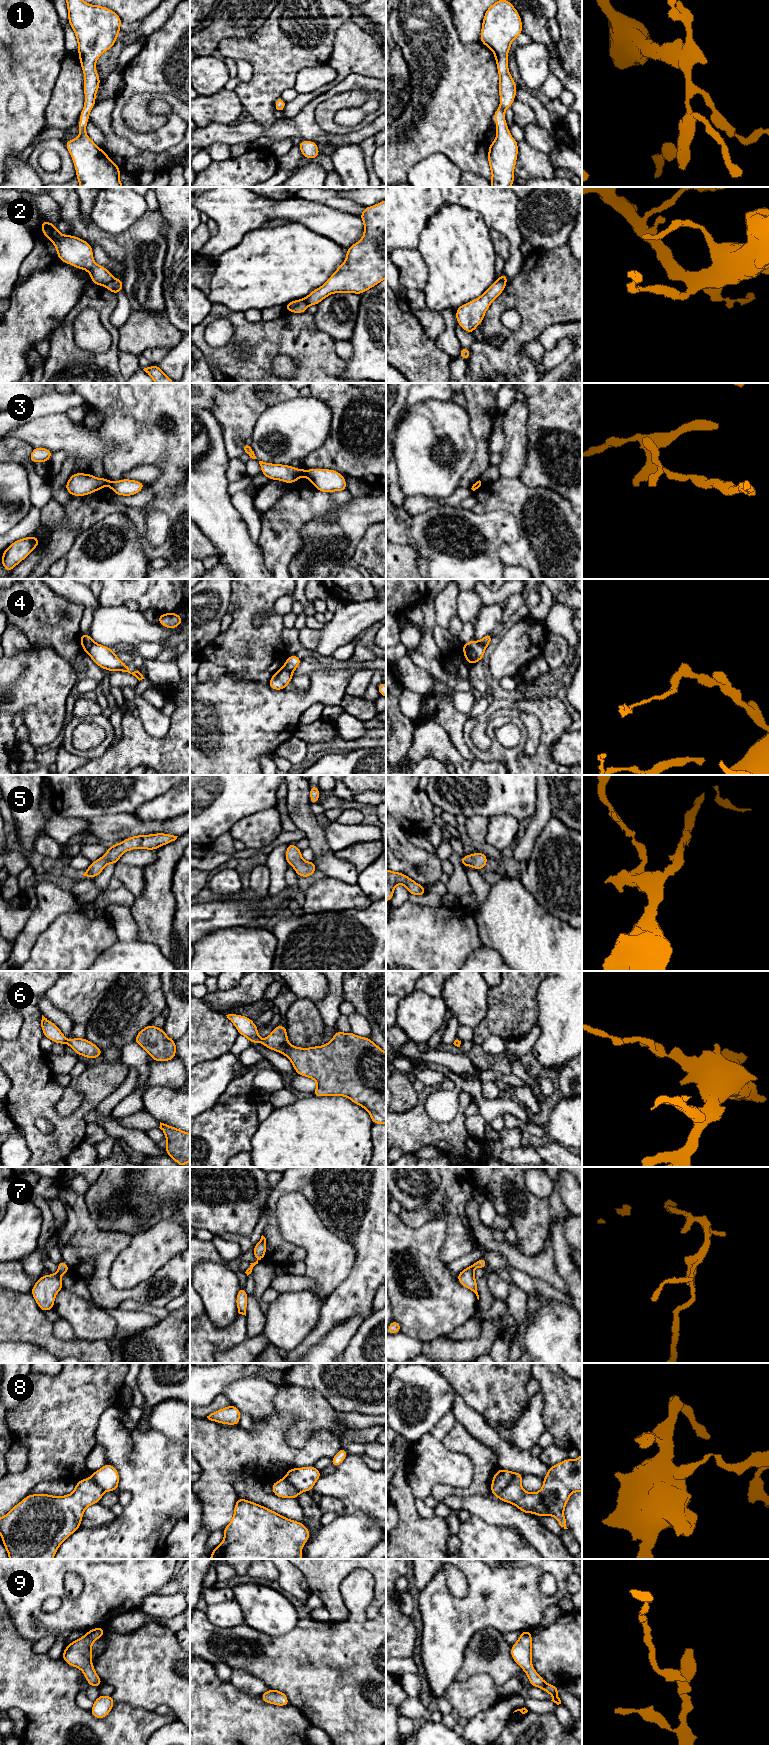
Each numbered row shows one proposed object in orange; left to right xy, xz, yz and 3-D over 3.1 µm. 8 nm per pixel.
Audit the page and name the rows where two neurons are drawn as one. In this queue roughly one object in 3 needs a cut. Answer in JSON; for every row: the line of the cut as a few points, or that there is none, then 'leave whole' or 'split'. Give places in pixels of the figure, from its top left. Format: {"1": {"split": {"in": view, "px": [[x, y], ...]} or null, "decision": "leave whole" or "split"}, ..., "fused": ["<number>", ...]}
{"1": {"split": null, "decision": "leave whole"}, "2": {"split": {"in": "xy", "px": [[114, 279], [105, 286]]}, "decision": "split"}, "3": {"split": {"in": "xz", "px": [[304, 470], [307, 477]]}, "decision": "split"}, "4": {"split": {"in": "xy", "px": [[93, 641], [86, 652]]}, "decision": "split"}, "5": {"split": null, "decision": "leave whole"}, "6": {"split": null, "decision": "leave whole"}, "7": {"split": null, "decision": "leave whole"}, "8": {"split": {"in": "yz", "px": [[514, 1473], [513, 1479], [496, 1496]]}, "decision": "split"}, "9": {"split": null, "decision": "leave whole"}, "fused": ["2", "3", "4", "8"]}

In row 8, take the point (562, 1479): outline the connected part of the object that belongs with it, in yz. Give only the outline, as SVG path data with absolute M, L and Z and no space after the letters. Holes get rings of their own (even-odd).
M582 1454L576 1460L567 1458L561 1463L550 1466L543 1478L543 1487L538 1492L525 1491L521 1485L522 1477L522 1473L515 1472L512 1482L496 1497L505 1503L513 1504L528 1515L534 1512L536 1517L554 1516L561 1527L568 1529L564 1509L573 1492L582 1492Z

